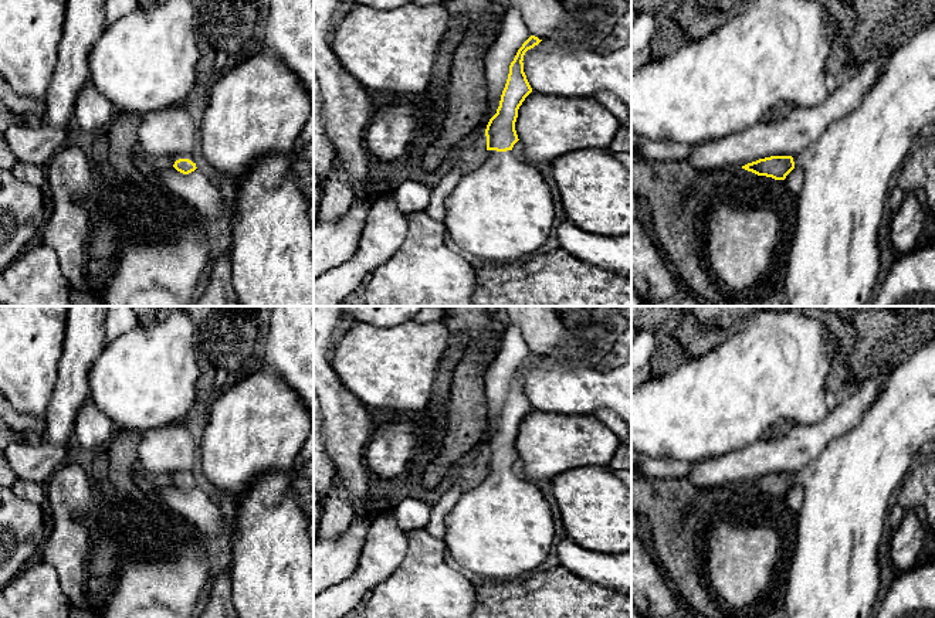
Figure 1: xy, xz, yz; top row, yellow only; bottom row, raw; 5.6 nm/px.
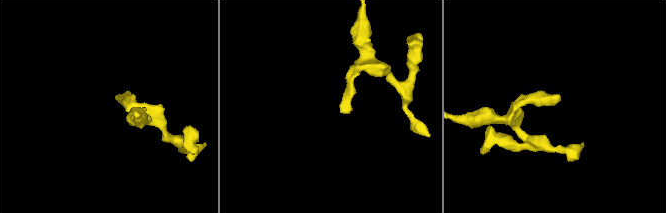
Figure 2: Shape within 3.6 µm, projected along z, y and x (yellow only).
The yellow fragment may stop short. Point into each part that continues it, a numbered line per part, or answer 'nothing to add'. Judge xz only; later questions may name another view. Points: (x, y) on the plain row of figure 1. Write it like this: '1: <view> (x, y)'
1: xz (501, 527)

